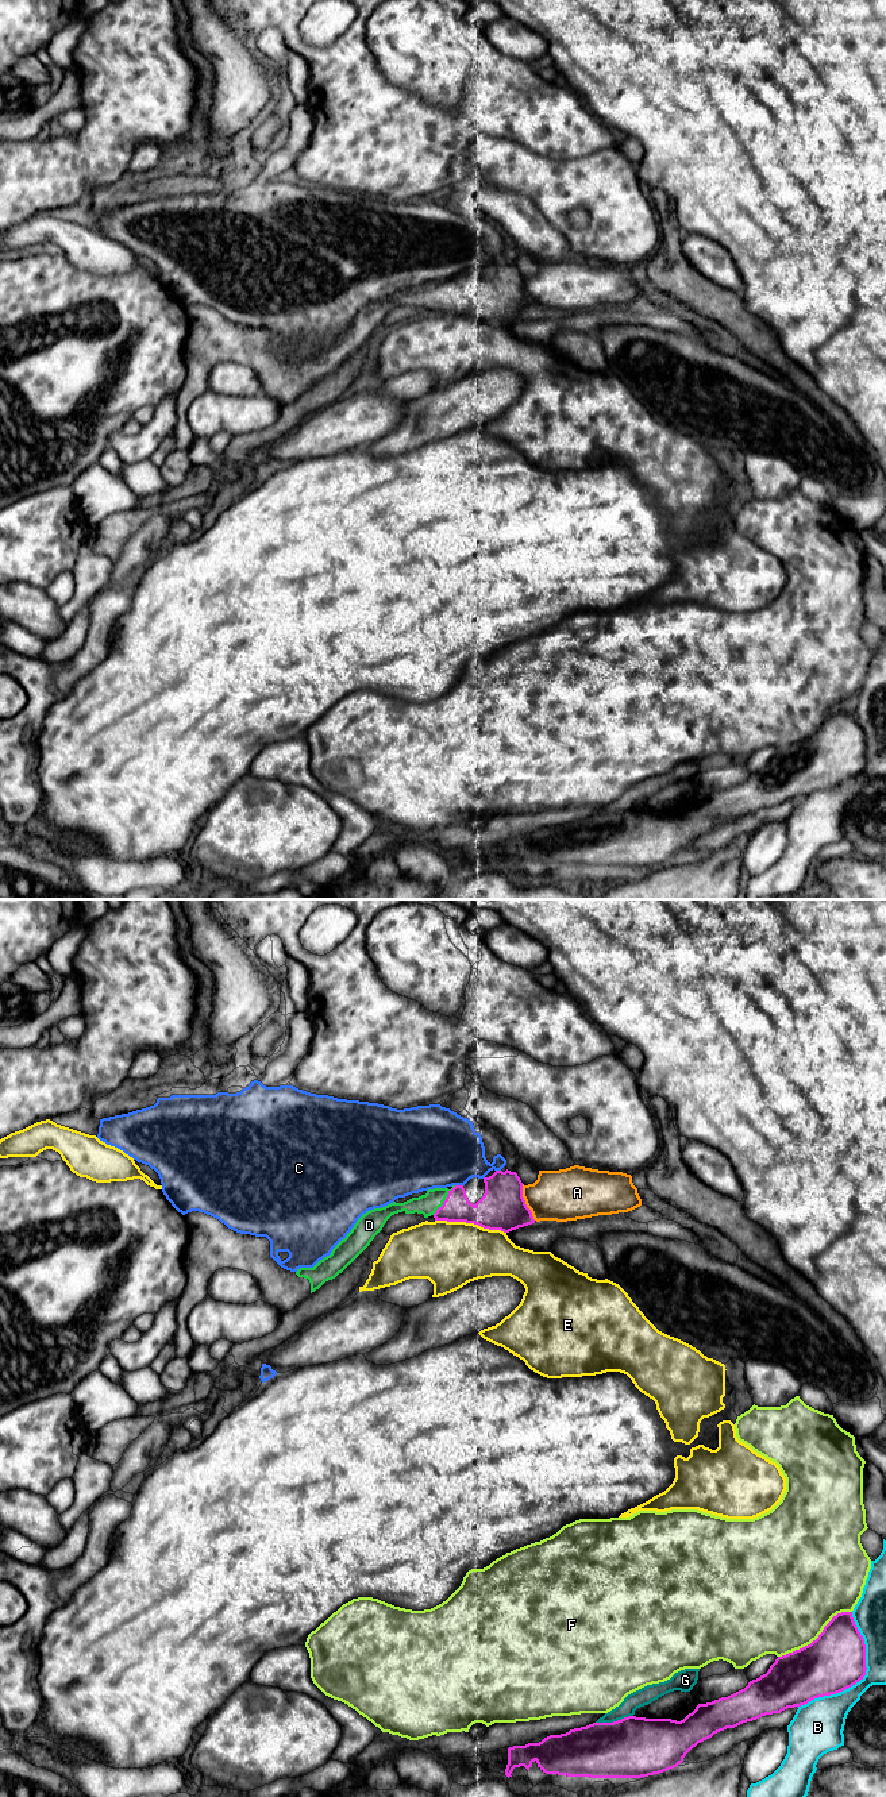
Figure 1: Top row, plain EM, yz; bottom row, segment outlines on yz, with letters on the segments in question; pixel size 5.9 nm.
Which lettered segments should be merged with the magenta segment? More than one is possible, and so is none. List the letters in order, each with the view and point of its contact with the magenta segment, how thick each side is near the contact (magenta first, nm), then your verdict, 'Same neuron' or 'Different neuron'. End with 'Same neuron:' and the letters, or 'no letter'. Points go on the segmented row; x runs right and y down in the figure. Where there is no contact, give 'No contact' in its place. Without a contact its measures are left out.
A: Touches magenta at yz (524, 1202). Thickness 280 nm (magenta) against 300 nm. Different neuron
B: Touches magenta at yz (862, 1677). Thickness 360 nm (magenta) against 170 nm. Different neuron
C: Touches magenta at yz (459, 1186). Thickness 220 nm (magenta) against 460 nm. Different neuron
D: Touches magenta at yz (445, 1200). Thickness 160 nm (magenta) against 130 nm. Same neuron
E: Touches magenta at yz (470, 1222). Thickness 280 nm (magenta) against 400 nm. Different neuron
F: Touches magenta at yz (817, 1638). Thickness 360 nm (magenta) against 480 nm. Different neuron
G: Touches magenta at yz (613, 1722). Thickness 360 nm (magenta) against 110 nm. Different neuron
Same neuron: D

